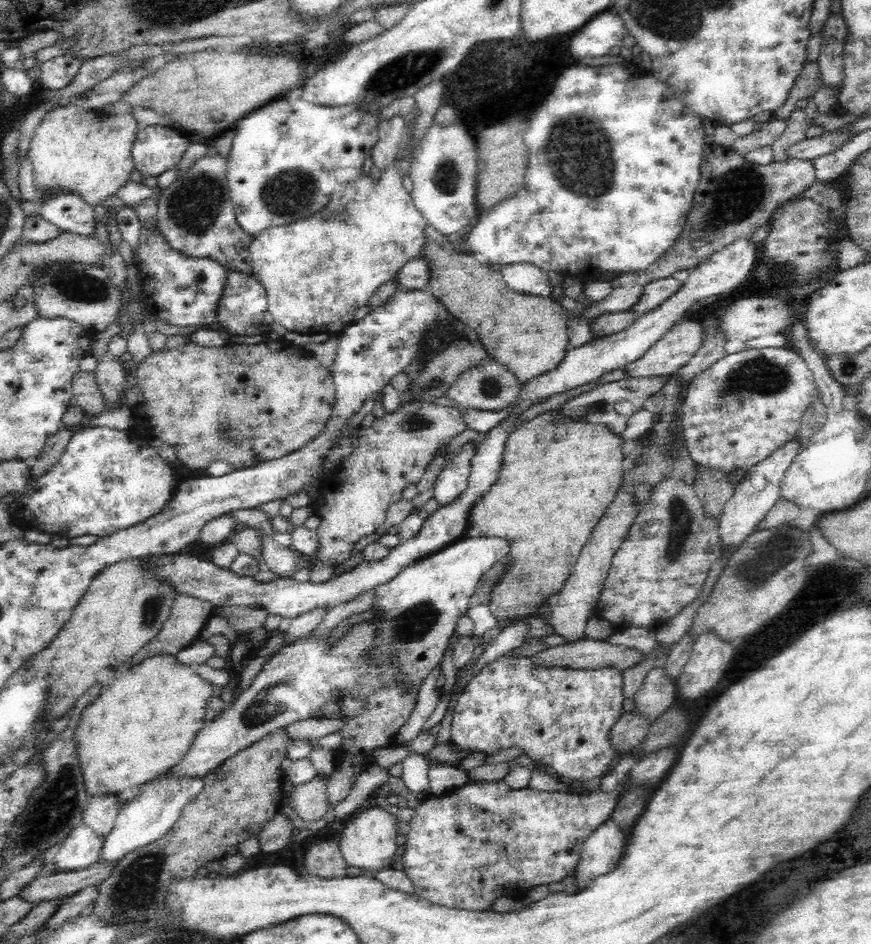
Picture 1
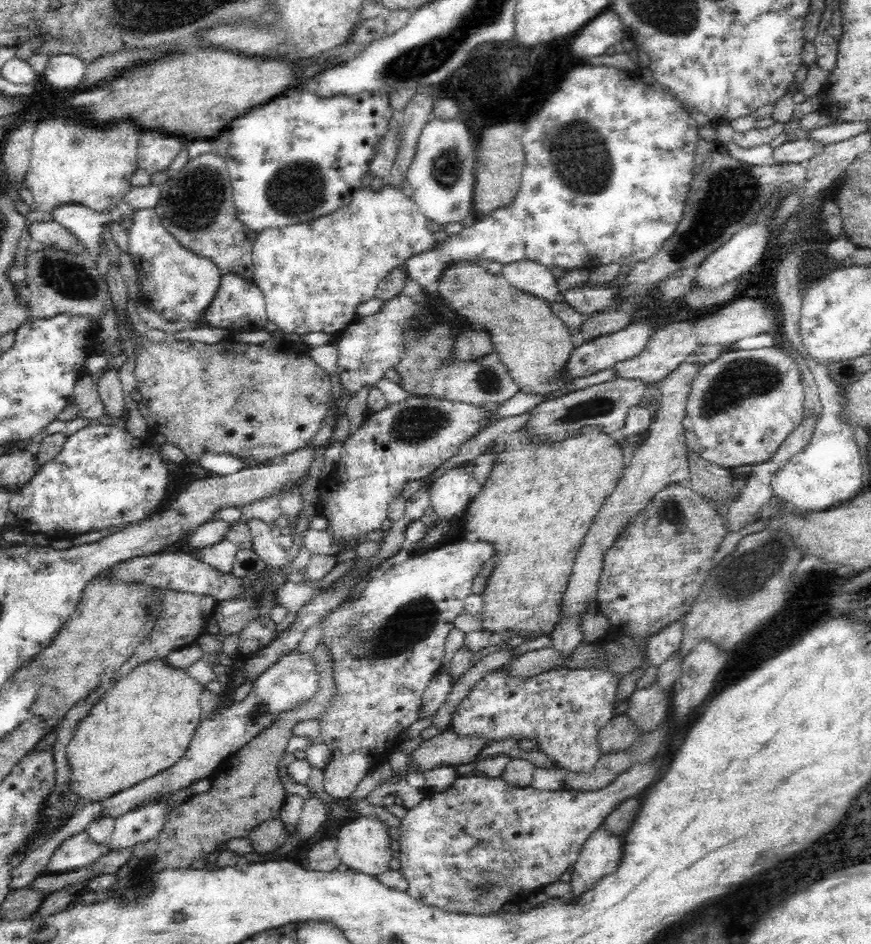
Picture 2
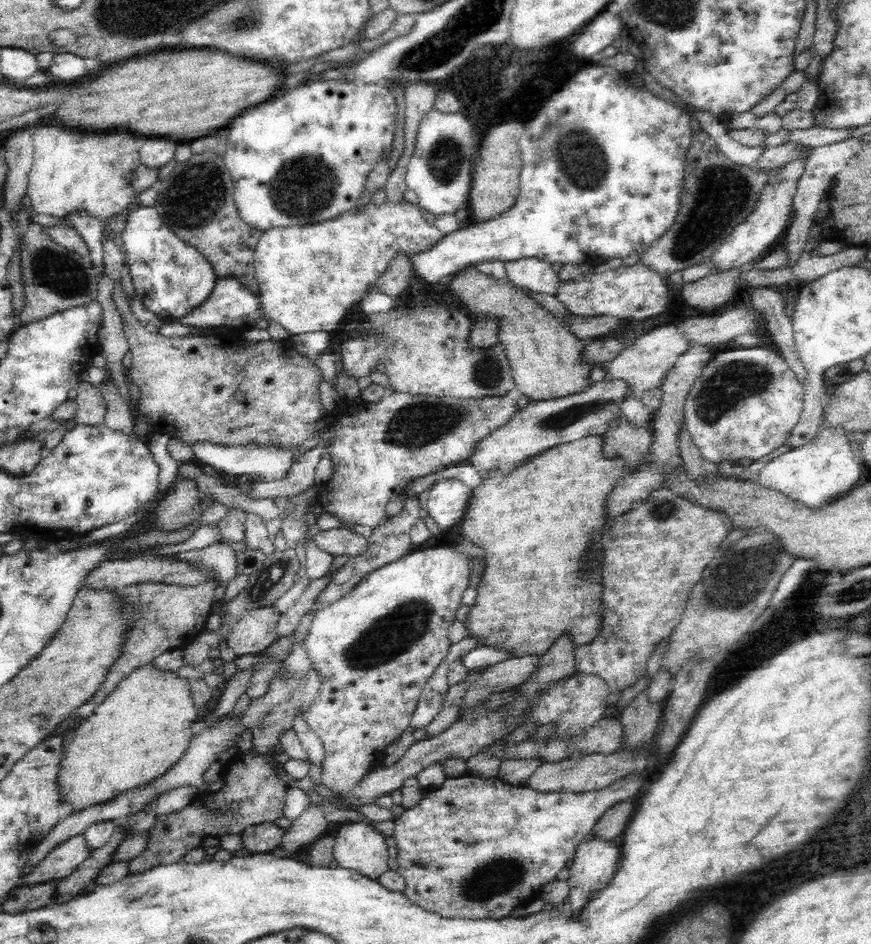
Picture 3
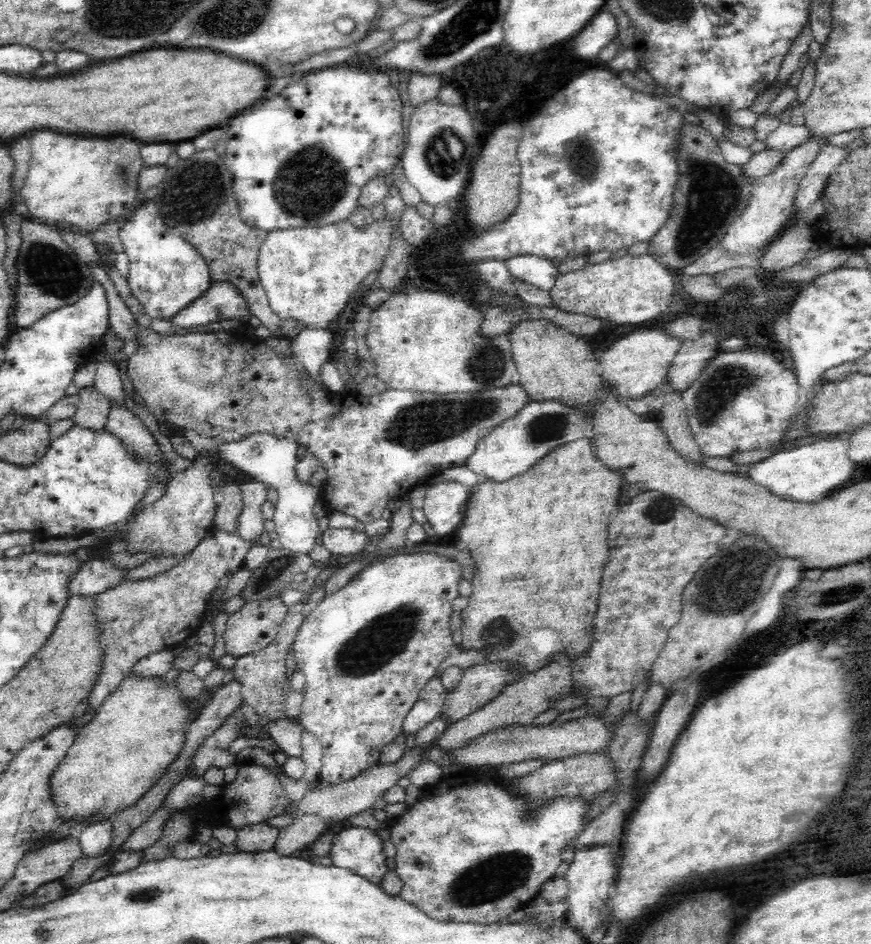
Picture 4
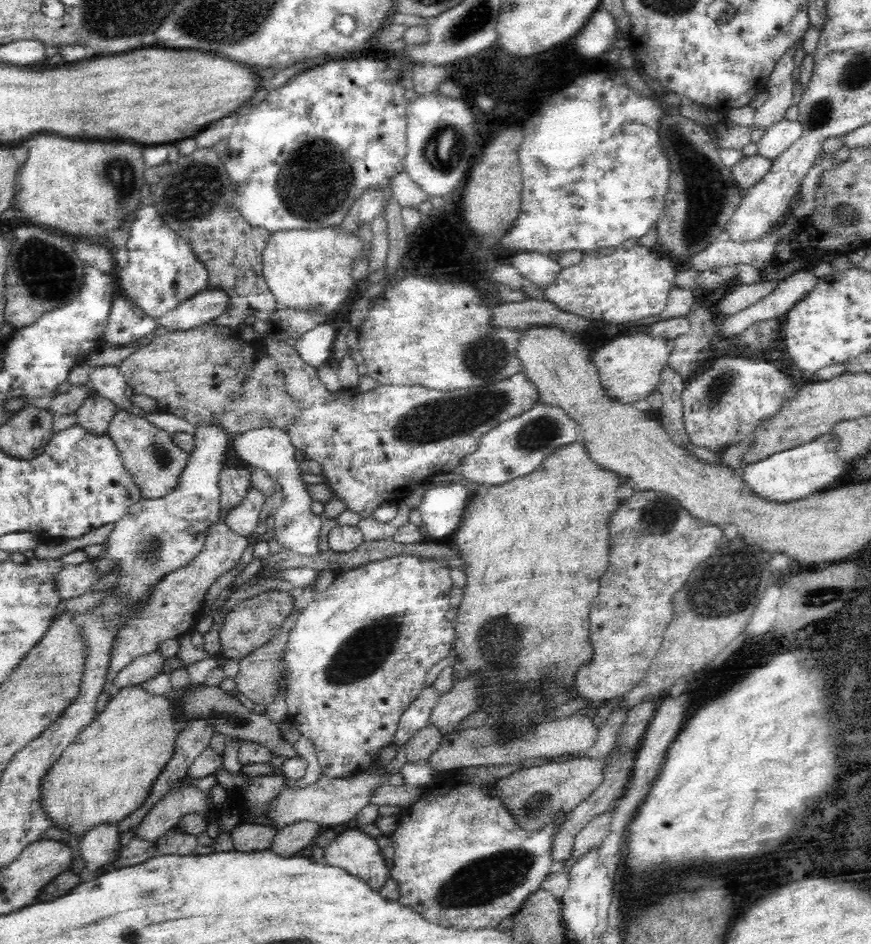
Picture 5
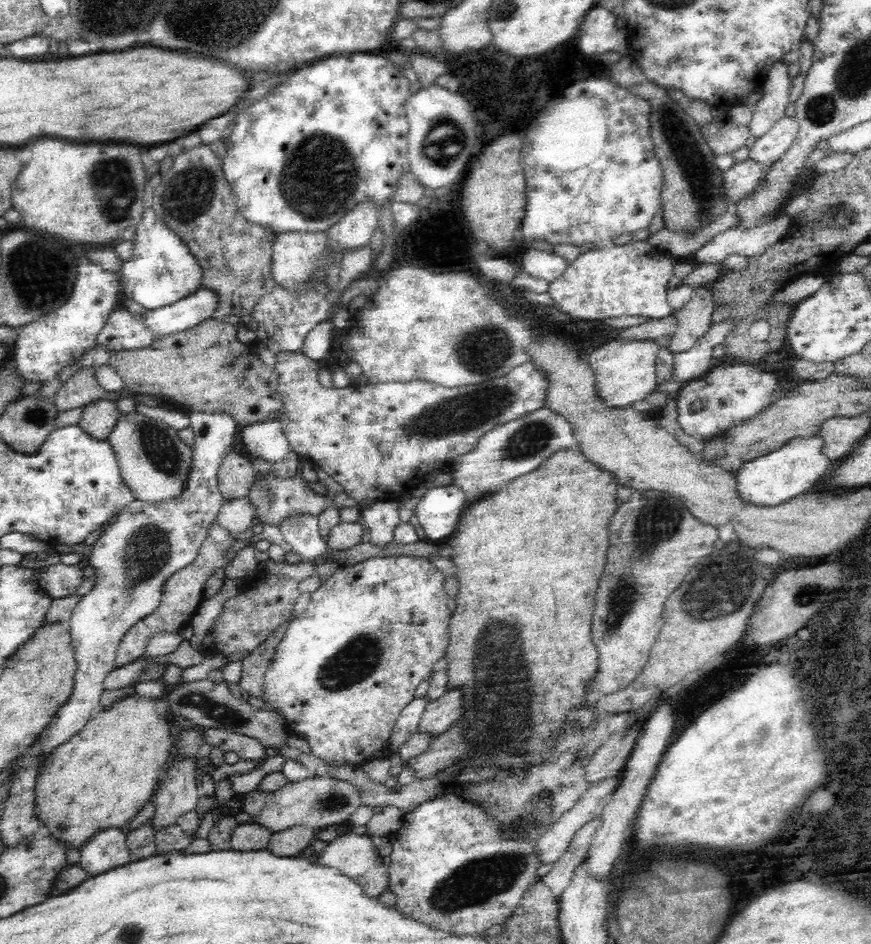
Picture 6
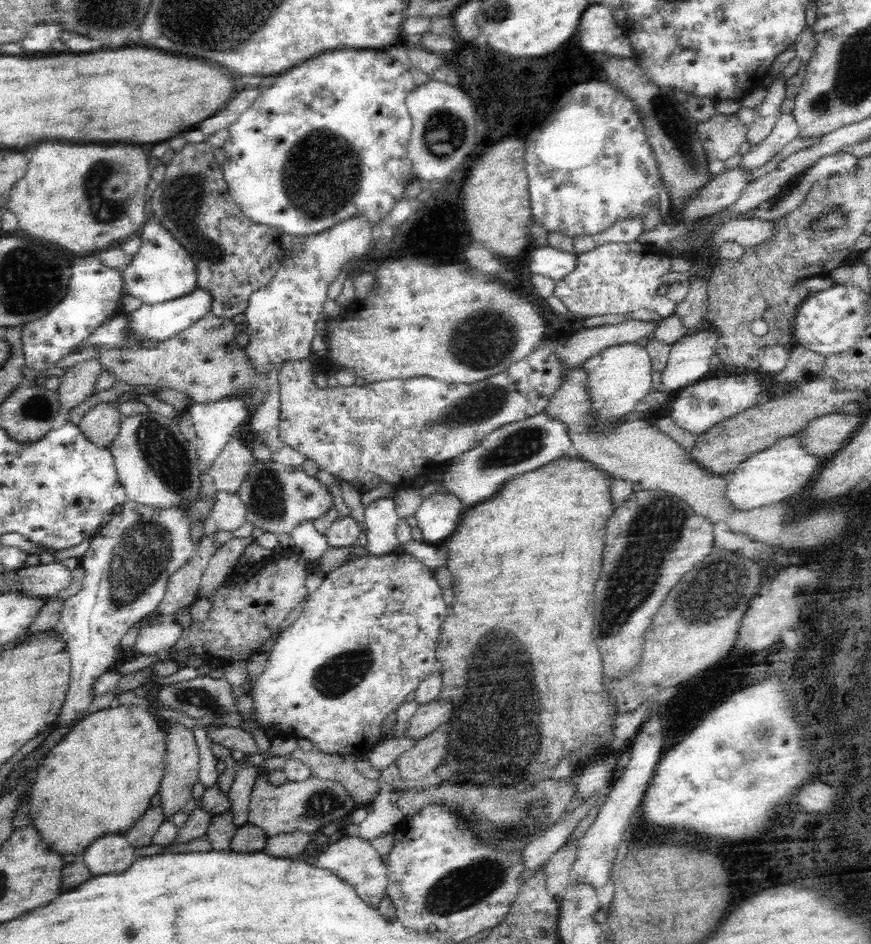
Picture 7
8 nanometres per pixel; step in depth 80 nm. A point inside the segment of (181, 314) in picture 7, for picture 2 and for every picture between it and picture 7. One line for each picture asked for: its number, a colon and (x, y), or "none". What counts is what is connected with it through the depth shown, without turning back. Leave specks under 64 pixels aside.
2: (239, 304)
3: (231, 304)
4: (220, 302)
5: (203, 307)
6: (200, 305)

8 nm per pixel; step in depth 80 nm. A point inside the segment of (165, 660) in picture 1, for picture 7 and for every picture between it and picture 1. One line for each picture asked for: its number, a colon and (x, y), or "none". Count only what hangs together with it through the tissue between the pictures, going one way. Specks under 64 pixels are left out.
2: (144, 725)
3: (143, 727)
4: (115, 759)
5: (108, 771)
6: (104, 774)
7: (98, 780)

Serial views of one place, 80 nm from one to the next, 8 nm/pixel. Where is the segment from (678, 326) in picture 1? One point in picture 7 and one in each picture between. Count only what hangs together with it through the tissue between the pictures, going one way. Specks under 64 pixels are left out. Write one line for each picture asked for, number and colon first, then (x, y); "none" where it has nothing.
2: (670, 345)
3: (644, 363)
4: (635, 364)
5: (629, 366)
6: (624, 371)
7: (620, 376)

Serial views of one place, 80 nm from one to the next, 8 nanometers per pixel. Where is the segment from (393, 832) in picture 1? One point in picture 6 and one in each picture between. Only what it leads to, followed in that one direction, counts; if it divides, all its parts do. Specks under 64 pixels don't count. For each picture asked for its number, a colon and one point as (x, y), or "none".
2: (363, 844)
3: (359, 846)
4: (359, 849)
5: (353, 850)
6: (356, 856)

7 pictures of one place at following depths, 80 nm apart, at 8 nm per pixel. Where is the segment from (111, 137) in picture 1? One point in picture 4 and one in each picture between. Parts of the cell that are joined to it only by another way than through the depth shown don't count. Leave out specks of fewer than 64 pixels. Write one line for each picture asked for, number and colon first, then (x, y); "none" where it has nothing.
2: (71, 163)
3: (71, 171)
4: (86, 182)

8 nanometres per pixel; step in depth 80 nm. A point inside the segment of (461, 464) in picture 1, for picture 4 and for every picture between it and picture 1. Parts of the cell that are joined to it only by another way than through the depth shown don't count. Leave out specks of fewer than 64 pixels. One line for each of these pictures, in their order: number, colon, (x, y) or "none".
2: (449, 495)
3: (448, 500)
4: (445, 505)

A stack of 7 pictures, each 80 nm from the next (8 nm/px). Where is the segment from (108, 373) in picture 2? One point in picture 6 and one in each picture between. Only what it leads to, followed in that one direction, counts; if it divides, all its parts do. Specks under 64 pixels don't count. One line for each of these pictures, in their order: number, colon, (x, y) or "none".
3: (117, 416)
4: (142, 447)
5: (154, 462)
6: (155, 464)

